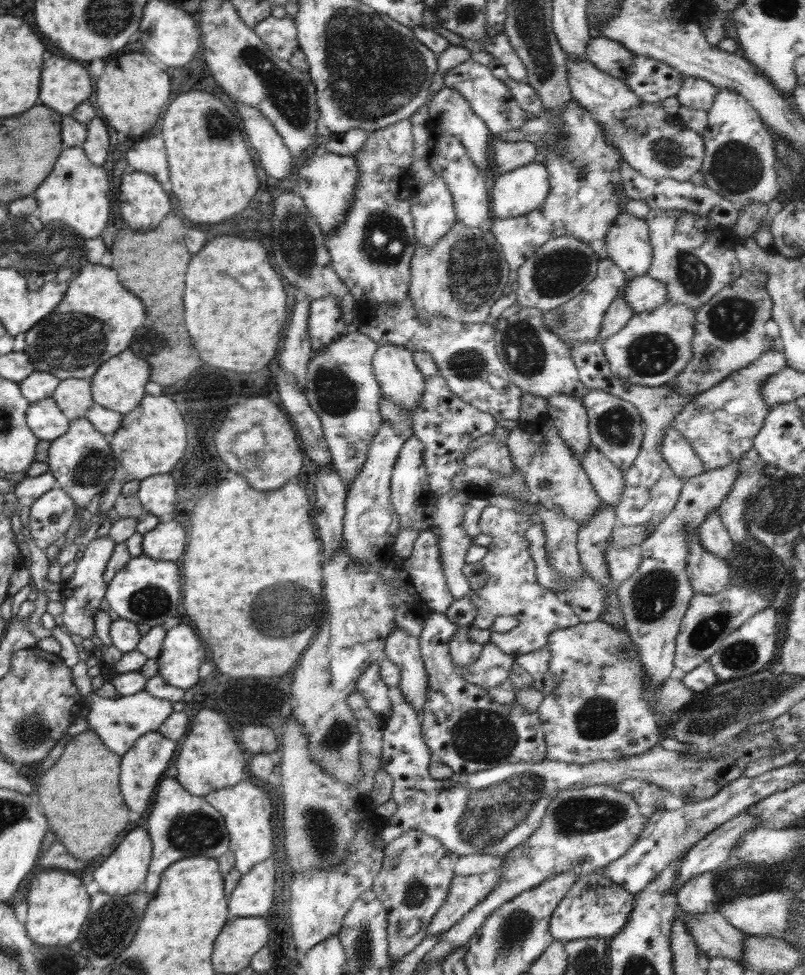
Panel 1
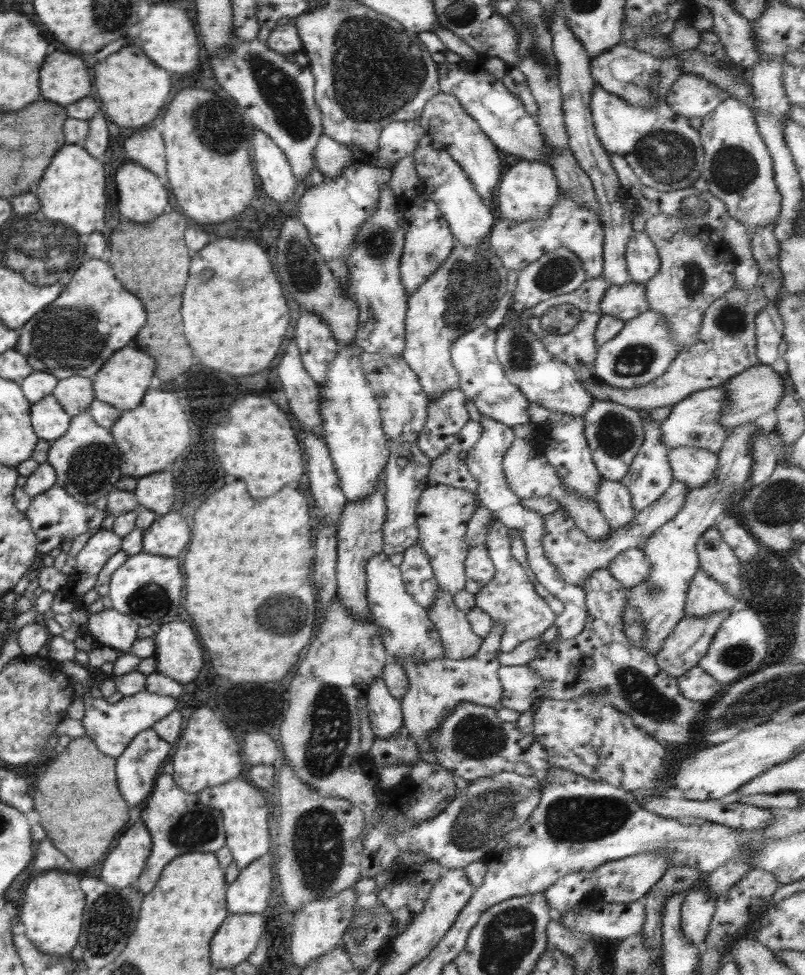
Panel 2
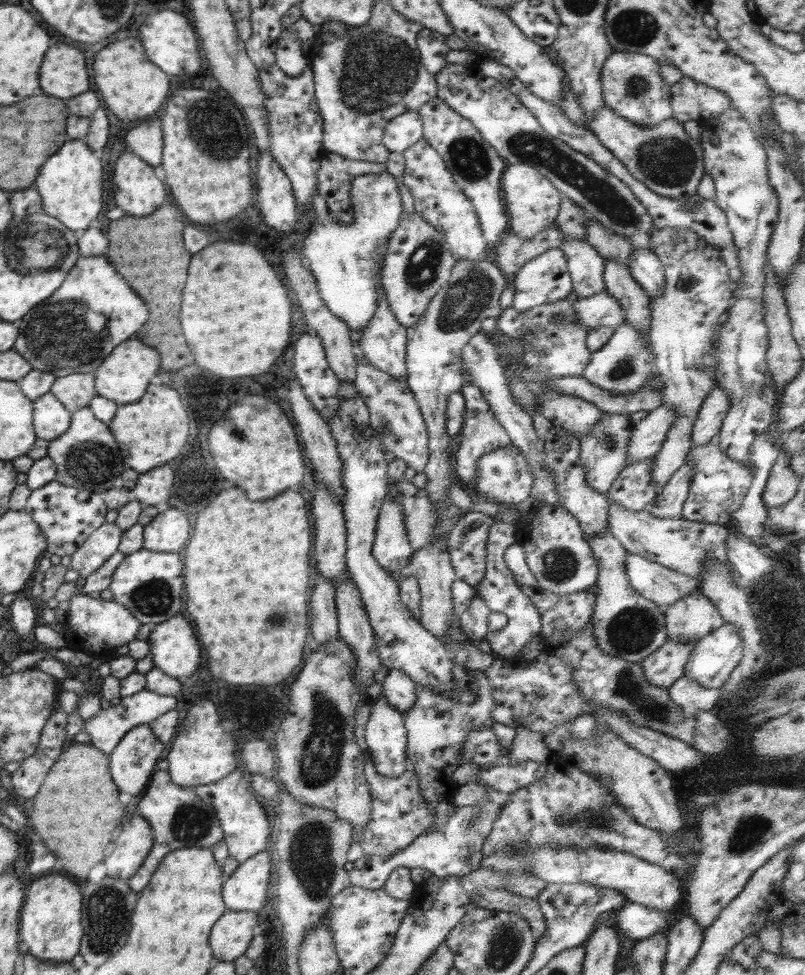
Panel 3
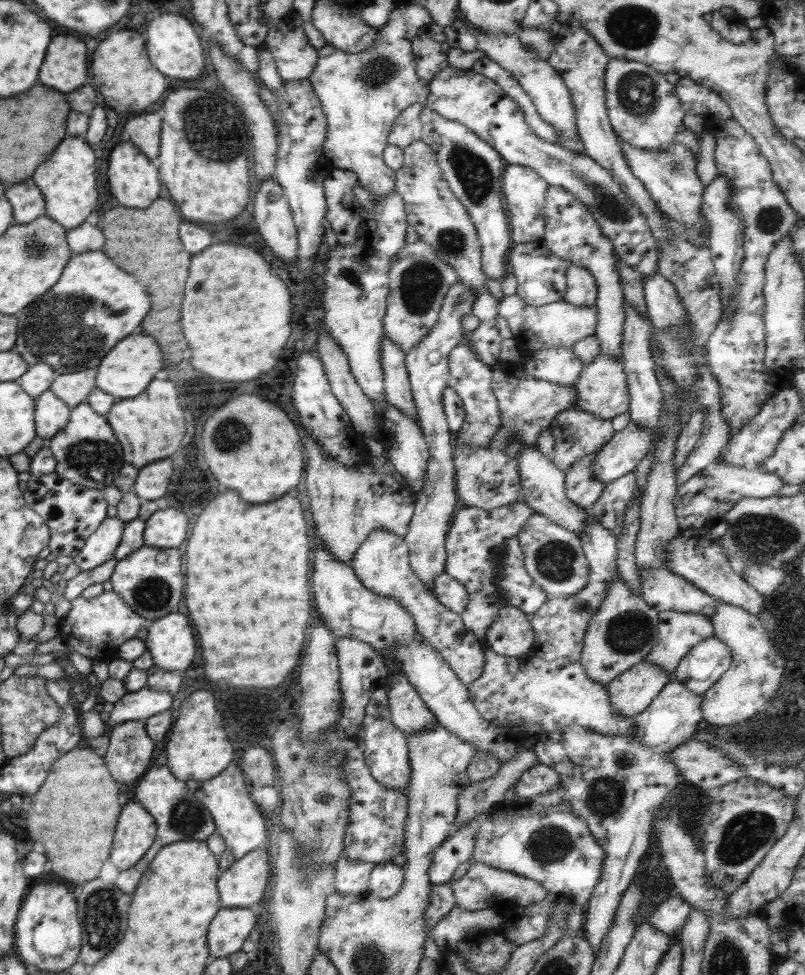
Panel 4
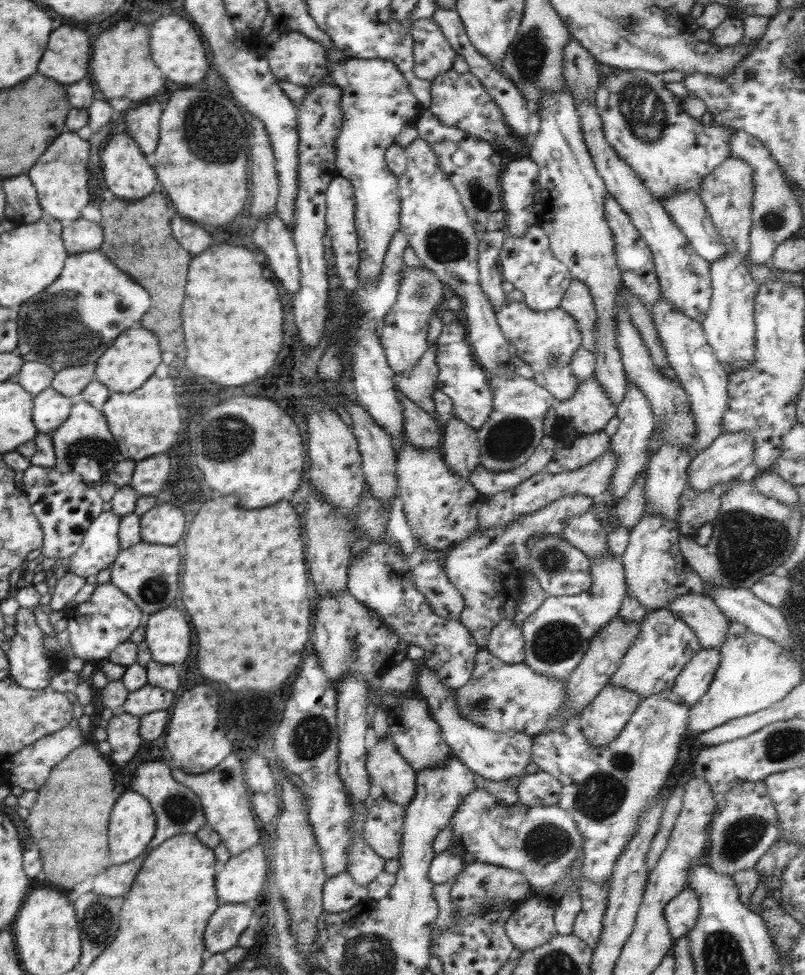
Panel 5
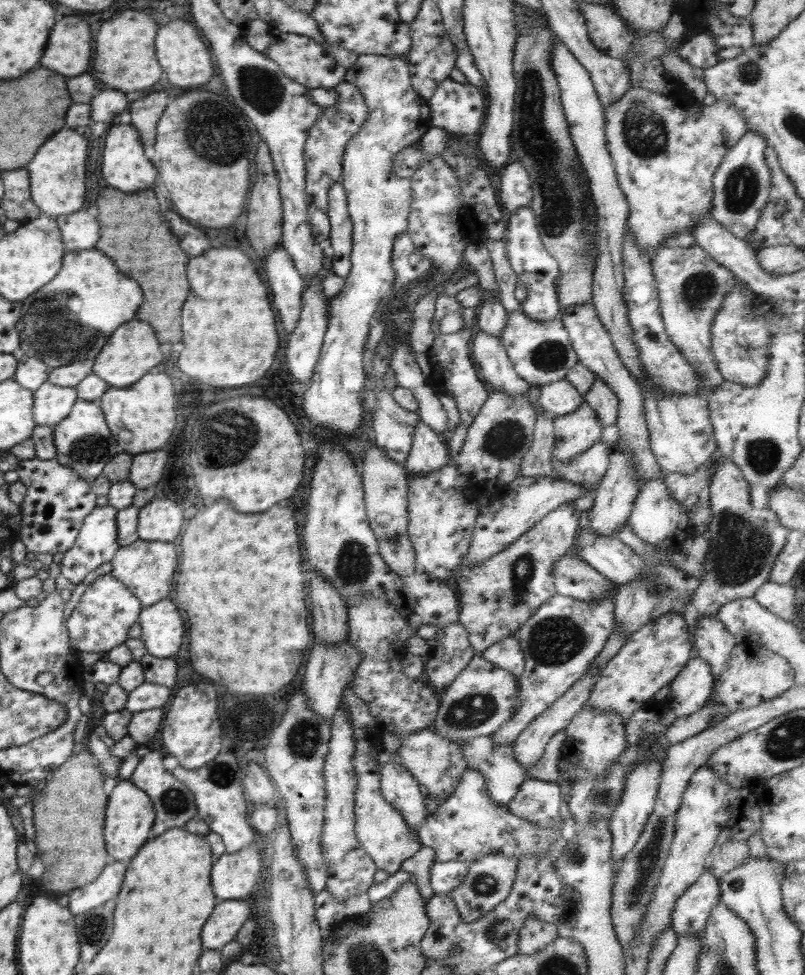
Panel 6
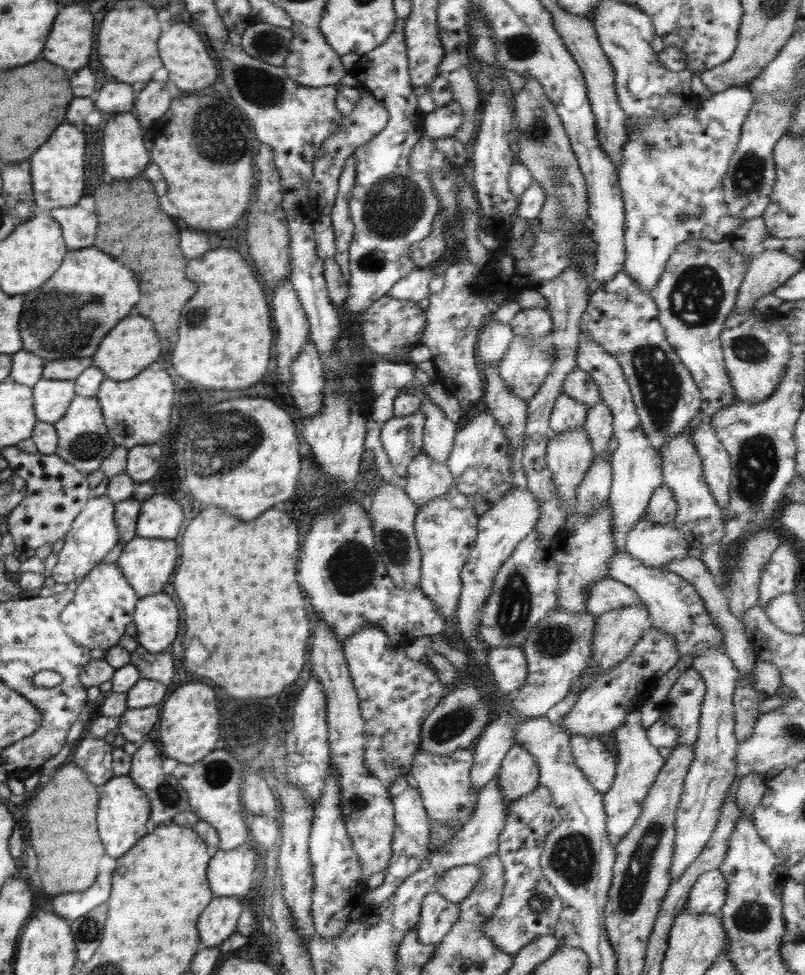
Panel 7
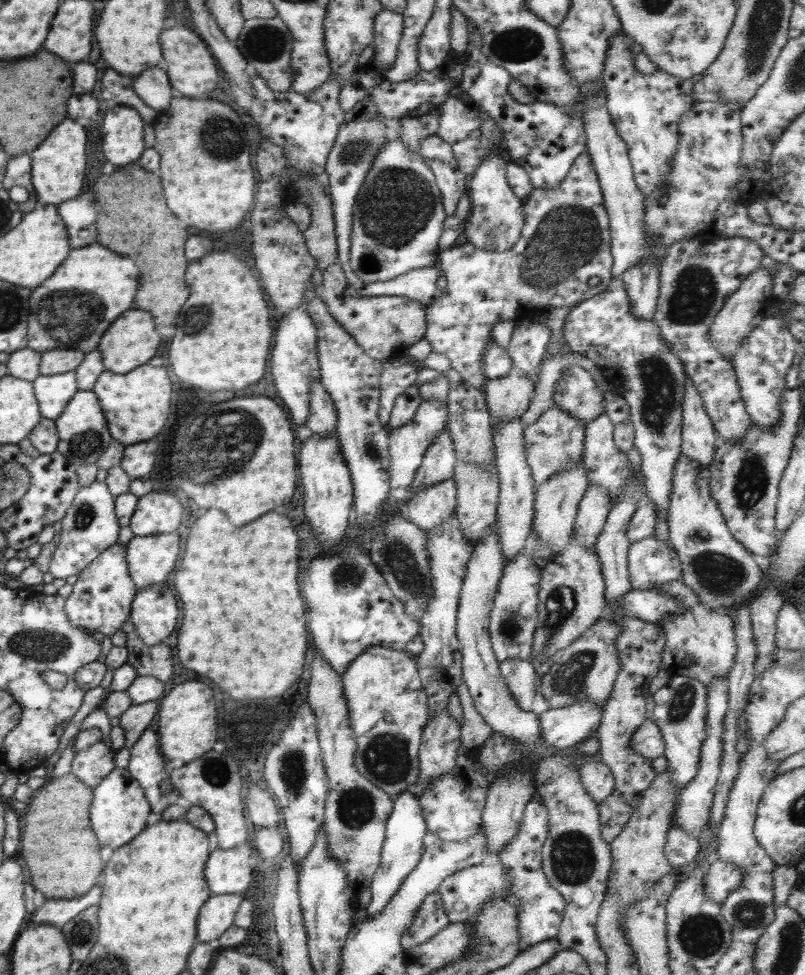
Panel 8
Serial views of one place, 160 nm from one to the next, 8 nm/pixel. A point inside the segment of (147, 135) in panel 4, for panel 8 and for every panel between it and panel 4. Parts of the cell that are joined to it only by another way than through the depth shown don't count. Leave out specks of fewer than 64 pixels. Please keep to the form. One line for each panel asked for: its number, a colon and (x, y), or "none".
5: (142, 124)
6: (145, 112)
7: (151, 103)
8: (152, 86)

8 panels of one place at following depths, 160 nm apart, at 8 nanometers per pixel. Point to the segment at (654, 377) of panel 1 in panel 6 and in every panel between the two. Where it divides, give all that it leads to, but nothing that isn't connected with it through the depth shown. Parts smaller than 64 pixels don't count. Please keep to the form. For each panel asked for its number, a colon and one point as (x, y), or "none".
2: (643, 350)
3: (626, 362)
4: (602, 390)
5: (589, 409)
6: (575, 433)

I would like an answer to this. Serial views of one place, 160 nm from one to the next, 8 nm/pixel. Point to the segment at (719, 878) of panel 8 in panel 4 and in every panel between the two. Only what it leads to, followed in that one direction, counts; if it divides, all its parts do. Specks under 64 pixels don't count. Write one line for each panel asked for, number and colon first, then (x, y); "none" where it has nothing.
4: (670, 916)
5: (682, 912)
6: (691, 911)
7: (708, 894)

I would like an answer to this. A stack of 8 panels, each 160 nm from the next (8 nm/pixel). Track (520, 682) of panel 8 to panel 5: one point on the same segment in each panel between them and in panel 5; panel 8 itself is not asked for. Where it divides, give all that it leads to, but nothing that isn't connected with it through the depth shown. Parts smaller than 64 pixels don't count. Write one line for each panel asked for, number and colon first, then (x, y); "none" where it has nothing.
5: (506, 641)
6: (506, 654)
7: (508, 666)

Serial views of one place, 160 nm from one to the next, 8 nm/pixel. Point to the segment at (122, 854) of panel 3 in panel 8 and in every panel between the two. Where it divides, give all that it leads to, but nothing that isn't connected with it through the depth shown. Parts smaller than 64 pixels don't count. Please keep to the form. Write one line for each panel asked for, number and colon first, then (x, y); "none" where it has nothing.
4: (136, 831)
5: (132, 826)
6: (130, 816)
7: (124, 810)
8: (119, 811)

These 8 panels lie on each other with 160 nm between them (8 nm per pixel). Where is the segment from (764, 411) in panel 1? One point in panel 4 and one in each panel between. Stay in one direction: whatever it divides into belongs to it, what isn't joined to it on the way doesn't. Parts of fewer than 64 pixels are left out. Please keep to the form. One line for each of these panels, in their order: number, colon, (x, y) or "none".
2: (694, 421)
3: (646, 438)
4: (620, 455)

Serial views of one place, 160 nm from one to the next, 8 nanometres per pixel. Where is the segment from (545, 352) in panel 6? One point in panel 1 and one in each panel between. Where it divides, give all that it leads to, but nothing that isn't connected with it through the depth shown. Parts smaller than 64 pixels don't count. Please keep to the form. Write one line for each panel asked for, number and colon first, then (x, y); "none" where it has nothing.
1: (643, 293)
2: (625, 302)
3: (602, 309)
4: (559, 324)
5: (546, 339)

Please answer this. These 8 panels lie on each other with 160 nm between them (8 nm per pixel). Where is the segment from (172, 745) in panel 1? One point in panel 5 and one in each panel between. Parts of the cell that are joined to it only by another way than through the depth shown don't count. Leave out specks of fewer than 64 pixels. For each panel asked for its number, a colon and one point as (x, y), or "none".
2: (137, 767)
3: (133, 760)
4: (128, 755)
5: (123, 735)

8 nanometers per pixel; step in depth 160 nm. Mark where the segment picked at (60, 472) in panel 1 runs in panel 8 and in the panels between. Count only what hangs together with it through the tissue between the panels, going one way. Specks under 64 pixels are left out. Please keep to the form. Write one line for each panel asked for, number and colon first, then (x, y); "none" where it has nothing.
2: (85, 458)
3: (86, 456)
4: (87, 452)
5: (83, 444)
6: (84, 443)
7: (83, 440)
8: (83, 433)

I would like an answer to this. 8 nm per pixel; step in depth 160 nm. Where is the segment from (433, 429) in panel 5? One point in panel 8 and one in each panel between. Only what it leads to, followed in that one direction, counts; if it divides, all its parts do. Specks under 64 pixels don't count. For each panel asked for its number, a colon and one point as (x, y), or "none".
6: (429, 452)
7: (427, 479)
8: (428, 508)

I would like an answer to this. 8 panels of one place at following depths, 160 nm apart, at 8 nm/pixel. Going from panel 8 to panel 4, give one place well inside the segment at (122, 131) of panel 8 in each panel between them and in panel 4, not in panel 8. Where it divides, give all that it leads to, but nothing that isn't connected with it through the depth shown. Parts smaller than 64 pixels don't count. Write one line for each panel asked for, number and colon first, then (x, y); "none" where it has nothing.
4: (133, 181)
5: (127, 174)
6: (125, 166)
7: (125, 156)

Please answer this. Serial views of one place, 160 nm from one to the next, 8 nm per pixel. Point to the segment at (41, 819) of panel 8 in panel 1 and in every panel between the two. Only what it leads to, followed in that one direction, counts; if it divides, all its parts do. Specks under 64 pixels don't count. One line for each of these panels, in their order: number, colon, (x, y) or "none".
1: (86, 815)
2: (82, 827)
3: (77, 809)
4: (73, 815)
5: (69, 821)
6: (69, 813)
7: (62, 815)

